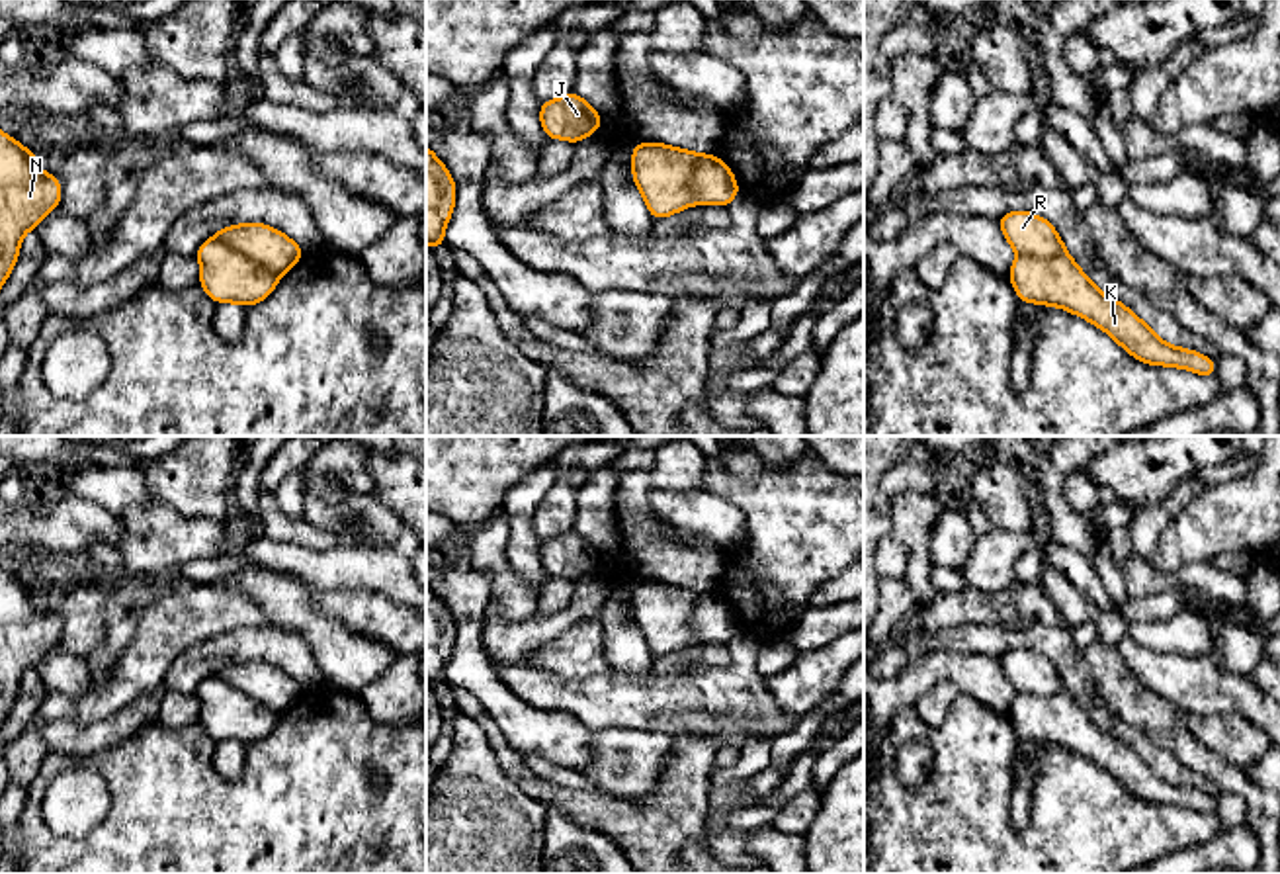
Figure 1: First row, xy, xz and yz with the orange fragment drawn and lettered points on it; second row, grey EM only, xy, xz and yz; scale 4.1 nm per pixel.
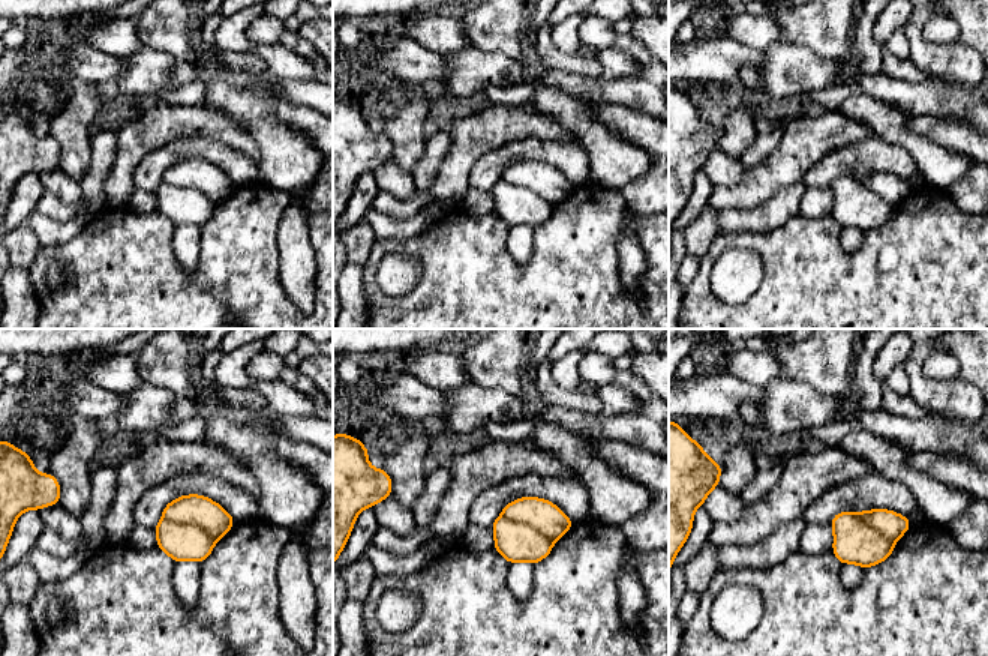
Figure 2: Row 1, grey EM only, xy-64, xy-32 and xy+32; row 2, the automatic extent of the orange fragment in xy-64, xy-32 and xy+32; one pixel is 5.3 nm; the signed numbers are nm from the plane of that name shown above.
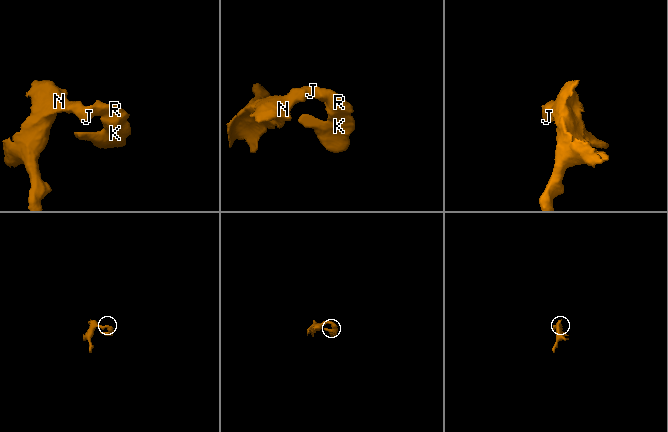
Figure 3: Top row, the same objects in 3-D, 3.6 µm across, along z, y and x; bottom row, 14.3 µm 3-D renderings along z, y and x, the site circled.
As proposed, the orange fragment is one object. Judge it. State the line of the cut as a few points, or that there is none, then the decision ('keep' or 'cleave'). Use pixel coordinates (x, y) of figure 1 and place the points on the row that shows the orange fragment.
xy (213, 235), (278, 276) | cleave

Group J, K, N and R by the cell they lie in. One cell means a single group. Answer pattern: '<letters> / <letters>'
J N R / K

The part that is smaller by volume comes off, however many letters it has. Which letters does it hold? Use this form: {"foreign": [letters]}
{"foreign": ["K"]}

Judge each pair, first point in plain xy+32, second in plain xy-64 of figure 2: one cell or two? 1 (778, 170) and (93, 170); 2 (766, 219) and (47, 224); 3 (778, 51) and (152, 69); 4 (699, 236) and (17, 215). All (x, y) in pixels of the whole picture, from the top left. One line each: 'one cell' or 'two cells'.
1: two cells
2: one cell
3: one cell
4: two cells

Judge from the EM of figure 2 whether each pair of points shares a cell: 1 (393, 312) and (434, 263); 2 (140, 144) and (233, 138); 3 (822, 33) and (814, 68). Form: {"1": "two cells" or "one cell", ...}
{"1": "one cell", "2": "one cell", "3": "two cells"}

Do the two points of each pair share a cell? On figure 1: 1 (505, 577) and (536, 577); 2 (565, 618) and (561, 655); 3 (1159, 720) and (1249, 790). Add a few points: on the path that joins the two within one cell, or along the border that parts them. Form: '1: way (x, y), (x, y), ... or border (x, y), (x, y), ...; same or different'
1: border (511, 532), (507, 560), (538, 591); different
2: border (597, 618), (571, 624), (544, 644), (530, 661); different
3: way (1181, 742), (1196, 757), (1228, 777); same

